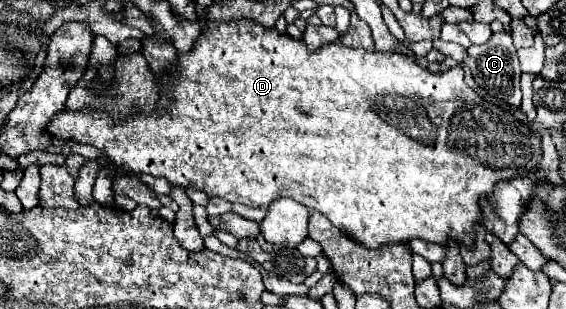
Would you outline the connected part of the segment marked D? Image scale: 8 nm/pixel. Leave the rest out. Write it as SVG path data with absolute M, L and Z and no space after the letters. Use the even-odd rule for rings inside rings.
M238 20L238 22L208 22L208 28L202 30L200 40L196 40L192 52L178 54L178 66L172 72L172 78L166 78L162 86L158 86L162 94L172 96L170 112L146 118L130 118L122 126L112 126L112 120L106 118L104 112L60 112L50 124L48 132L64 138L76 140L82 144L92 144L106 152L112 160L114 168L122 168L130 174L152 174L166 178L170 184L186 188L192 186L196 190L206 192L208 196L218 196L228 202L238 202L250 208L268 208L278 198L294 198L306 208L314 208L322 212L336 228L348 234L352 240L366 248L382 248L386 244L408 244L410 238L420 238L432 244L442 244L454 240L464 246L474 246L474 226L482 222L482 210L478 202L494 190L498 182L508 182L510 178L526 178L532 172L538 172L538 164L542 160L542 136L530 130L528 124L516 120L508 110L480 98L470 86L464 82L464 70L454 66L444 72L430 72L428 68L420 68L418 62L408 54L398 52L366 52L362 48L348 48L342 42L334 42L322 46L316 52L308 52L306 44L294 40L290 36L280 36L274 28L264 30L258 22Z

